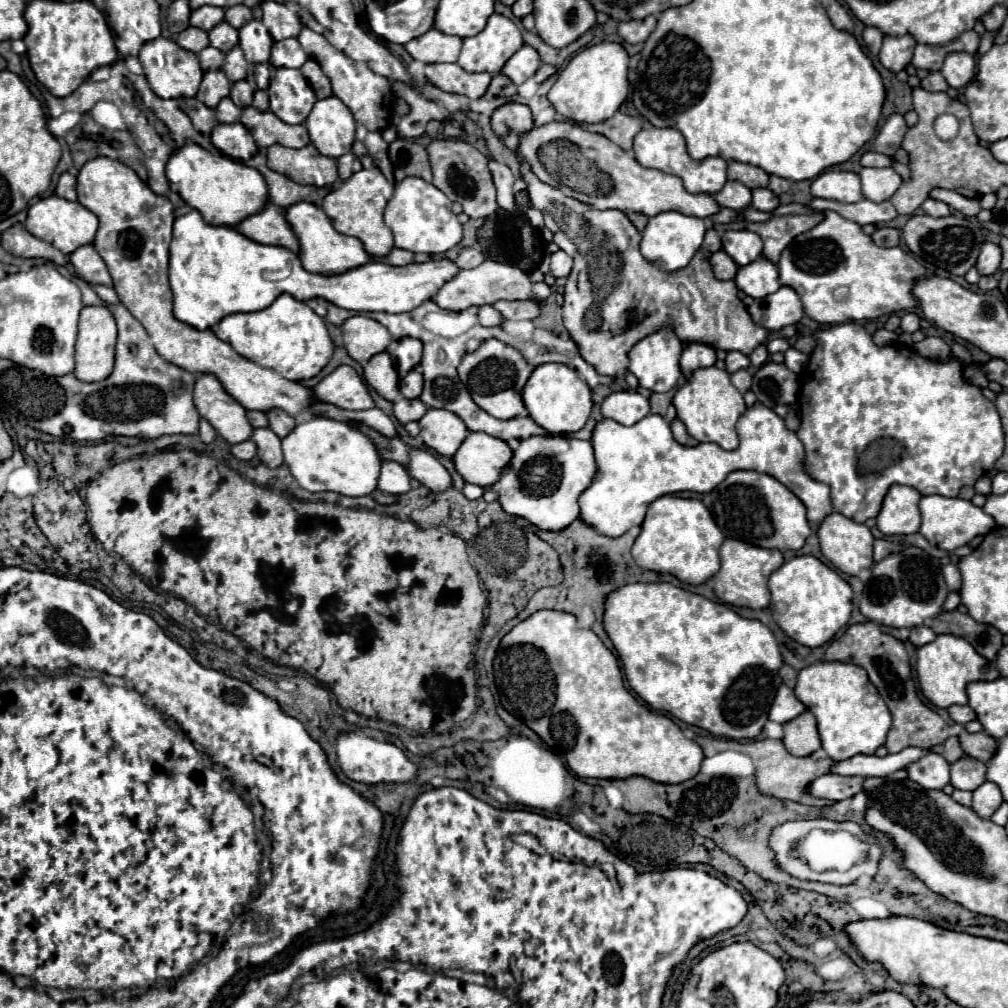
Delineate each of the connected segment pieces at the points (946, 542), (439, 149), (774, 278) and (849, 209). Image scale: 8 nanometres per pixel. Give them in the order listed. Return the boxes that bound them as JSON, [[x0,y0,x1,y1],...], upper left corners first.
[[919,496,995,552],[427,140,497,218],[735,256,781,298],[809,198,897,226]]

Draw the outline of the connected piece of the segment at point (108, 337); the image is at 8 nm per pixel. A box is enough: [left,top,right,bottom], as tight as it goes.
[75,306,117,382]

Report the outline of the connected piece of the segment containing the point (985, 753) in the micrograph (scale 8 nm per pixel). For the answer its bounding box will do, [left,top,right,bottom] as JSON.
[959,732,997,762]

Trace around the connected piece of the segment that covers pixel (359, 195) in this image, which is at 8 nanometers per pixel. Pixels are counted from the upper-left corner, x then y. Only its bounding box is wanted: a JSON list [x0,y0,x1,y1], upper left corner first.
[323,168,393,258]

